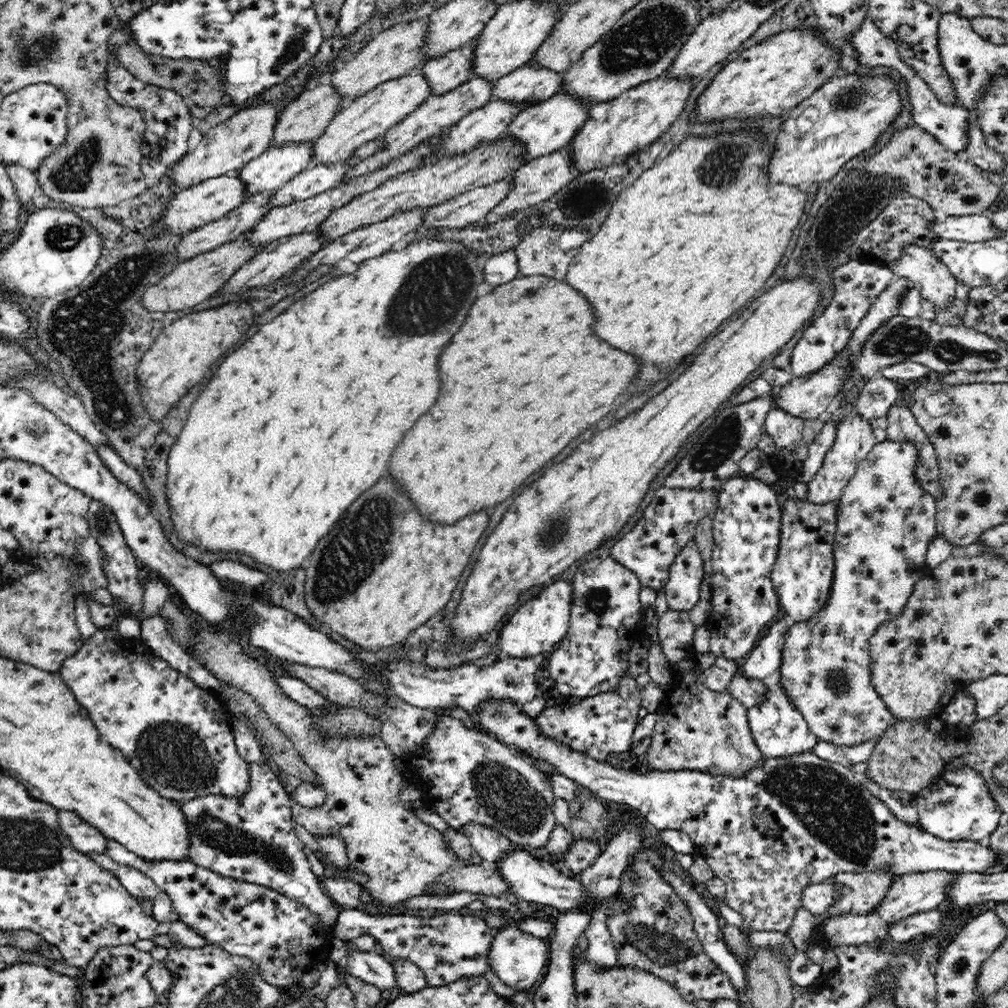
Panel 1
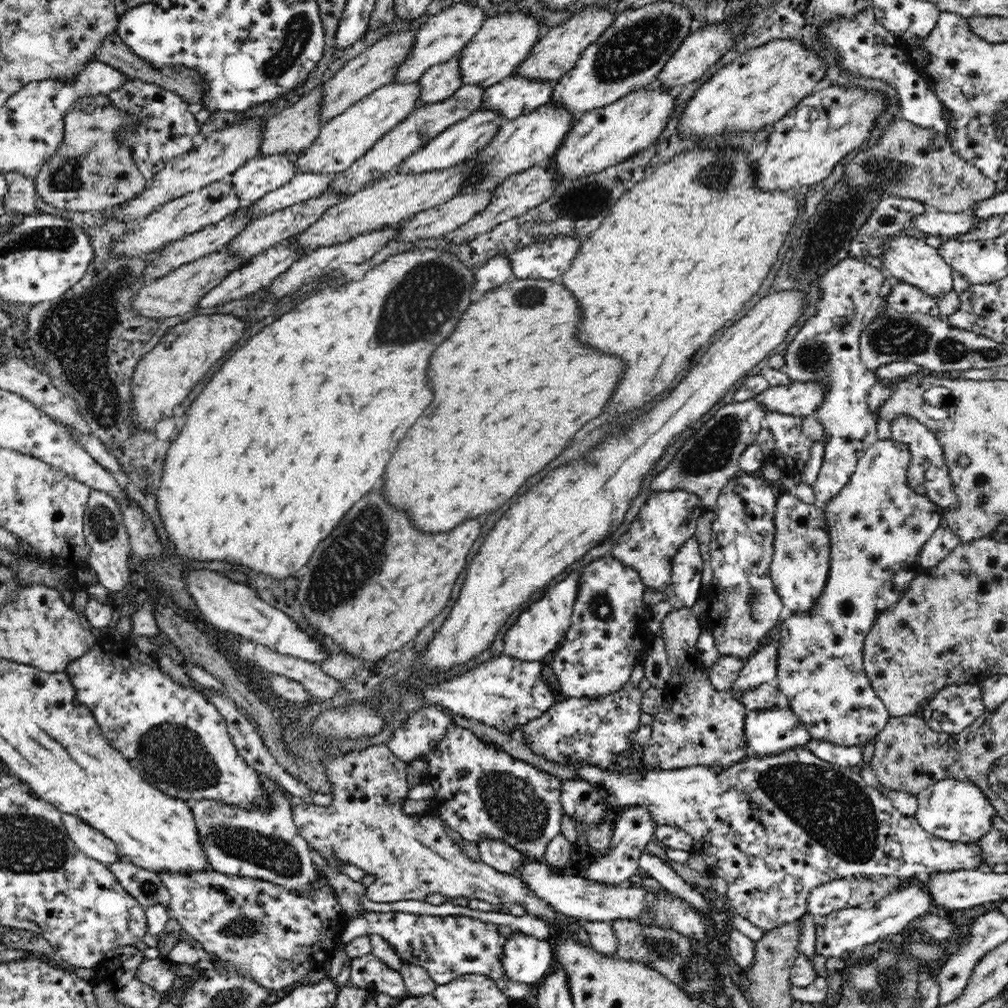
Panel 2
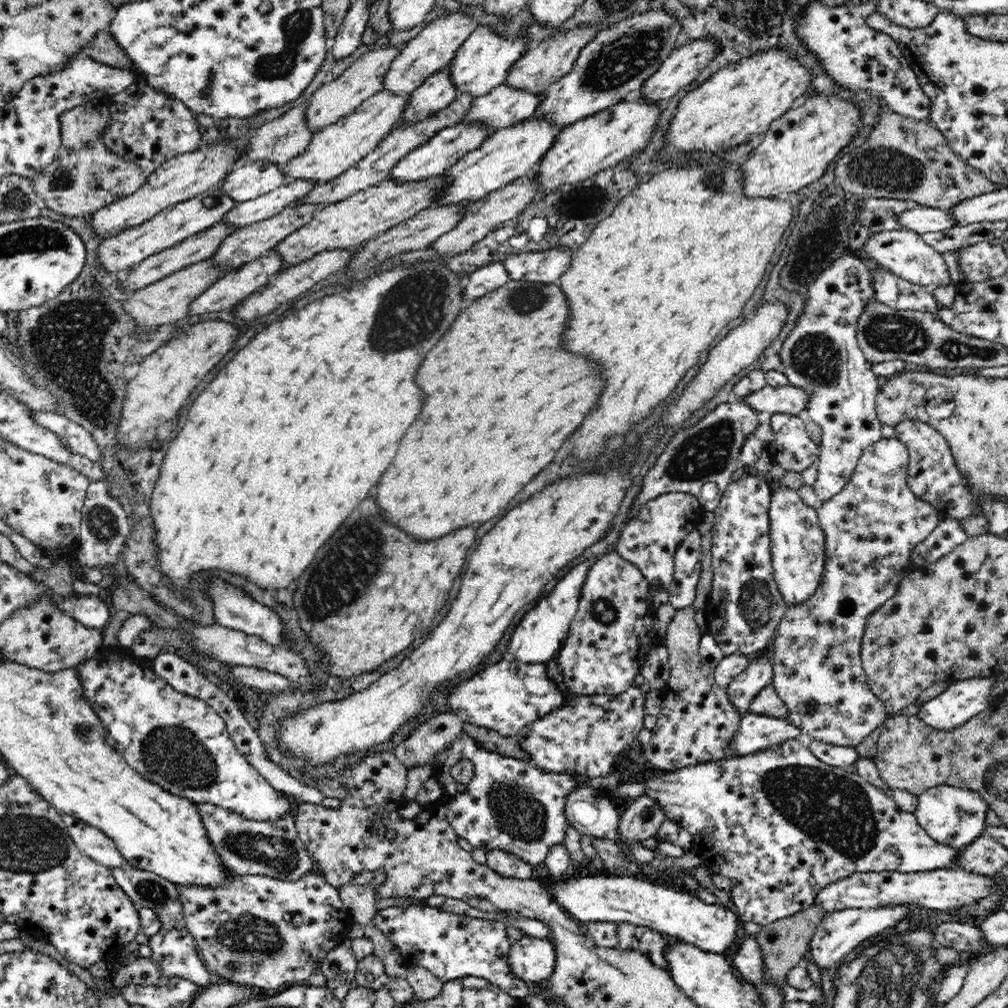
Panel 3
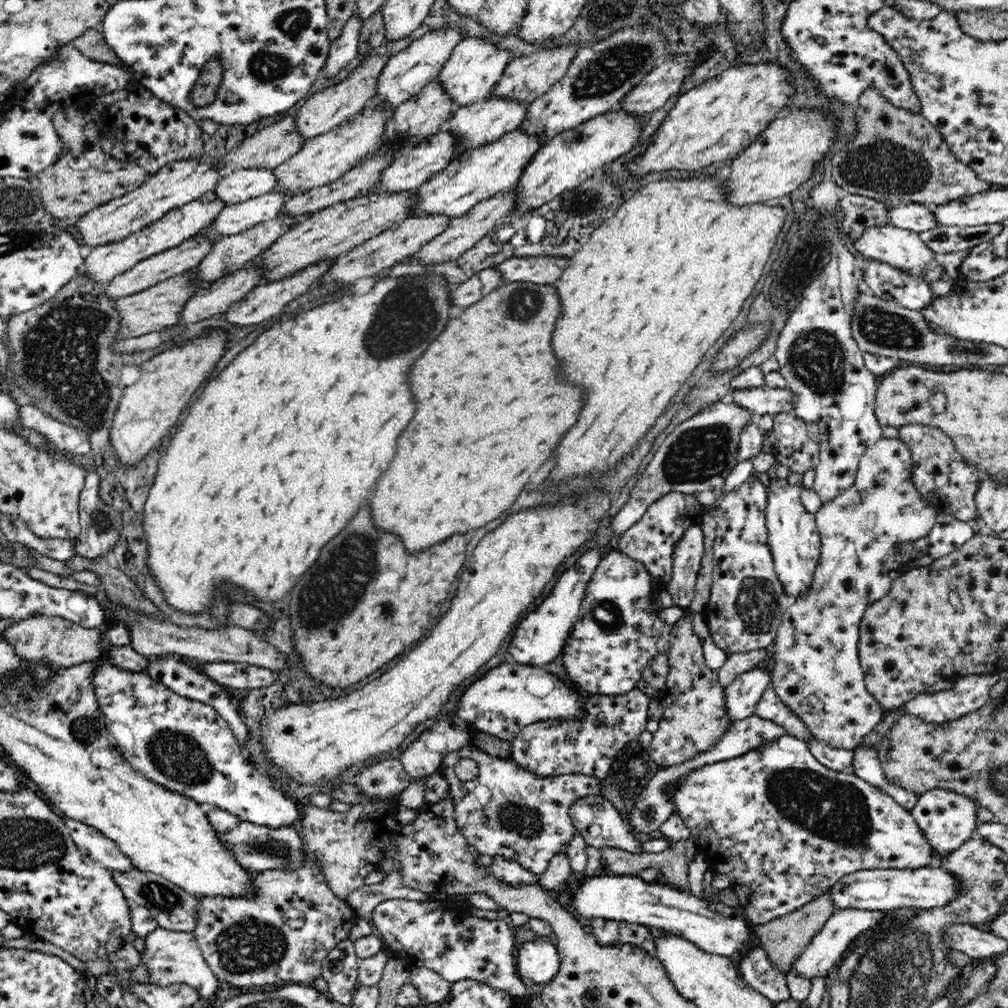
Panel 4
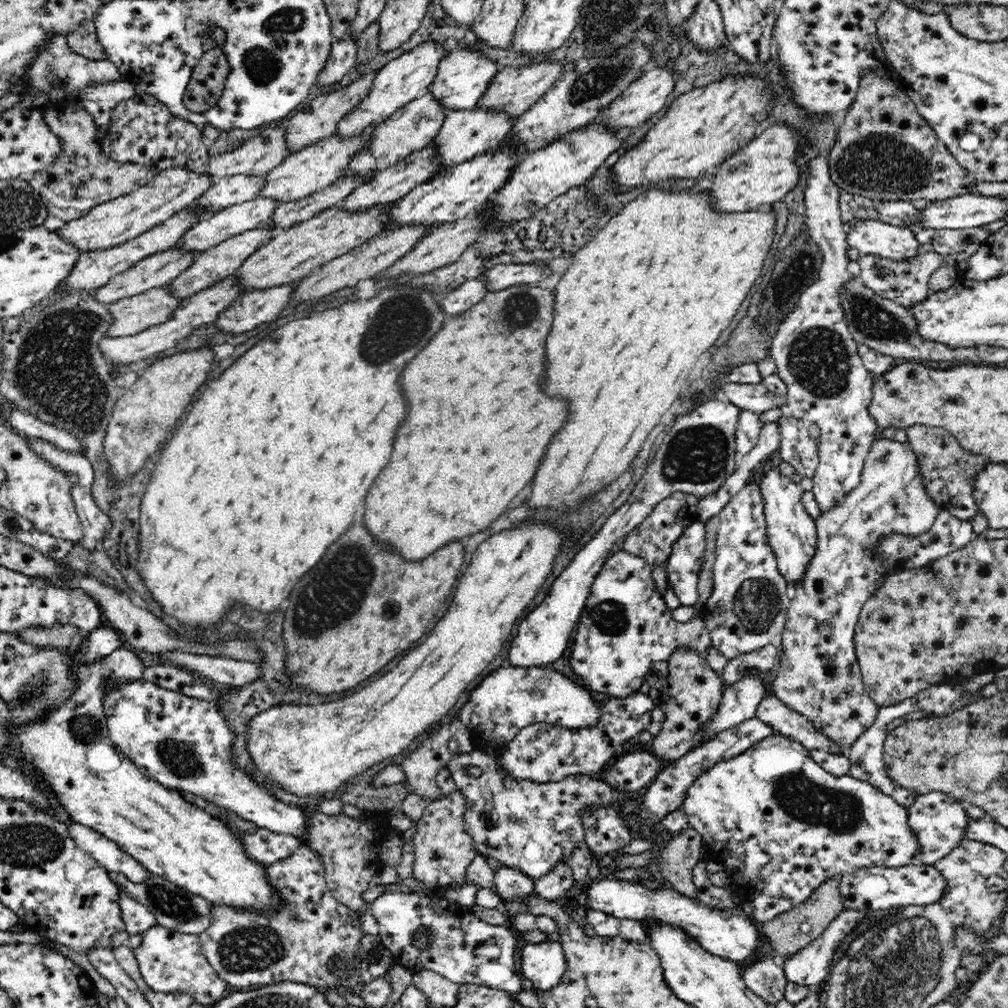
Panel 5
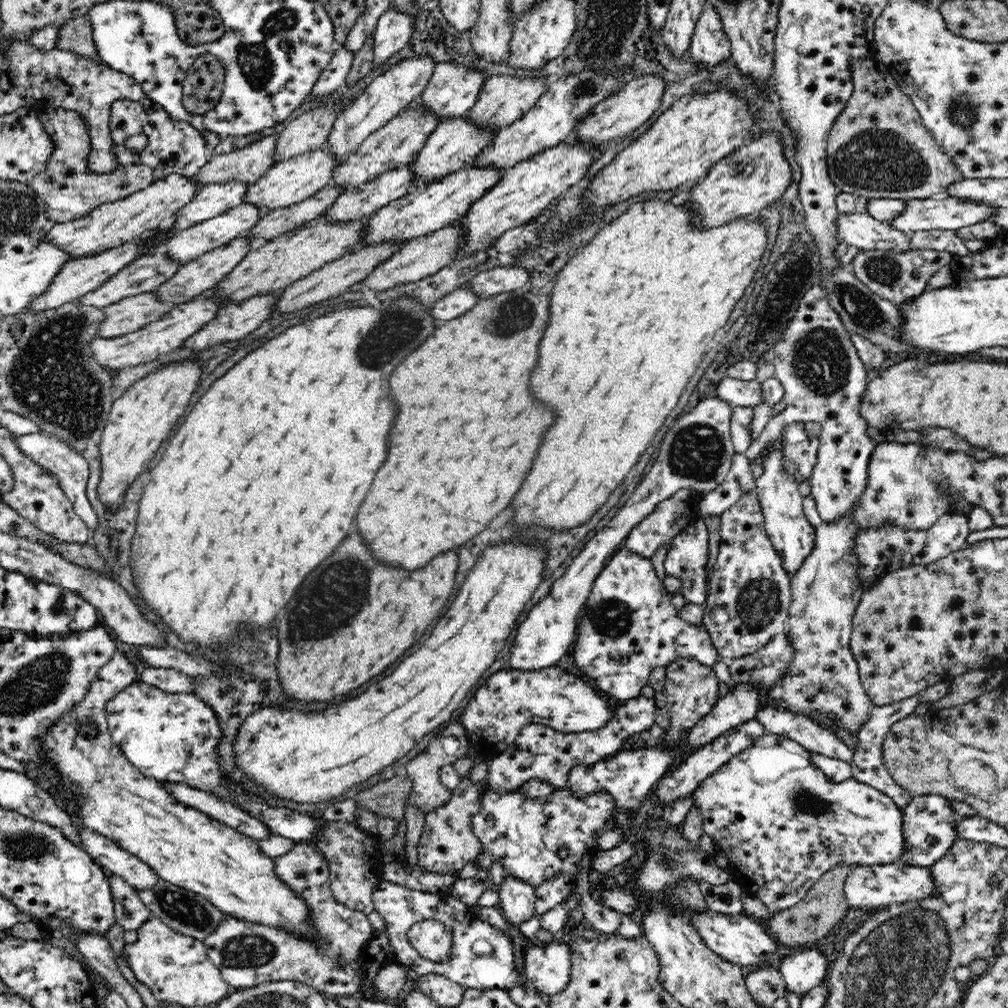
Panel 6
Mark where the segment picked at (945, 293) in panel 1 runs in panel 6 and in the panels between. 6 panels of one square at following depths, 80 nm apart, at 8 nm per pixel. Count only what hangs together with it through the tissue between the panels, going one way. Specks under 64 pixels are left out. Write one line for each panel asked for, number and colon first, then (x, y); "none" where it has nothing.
2: (912, 260)
3: (904, 252)
4: (903, 249)
5: (869, 236)
6: (861, 230)

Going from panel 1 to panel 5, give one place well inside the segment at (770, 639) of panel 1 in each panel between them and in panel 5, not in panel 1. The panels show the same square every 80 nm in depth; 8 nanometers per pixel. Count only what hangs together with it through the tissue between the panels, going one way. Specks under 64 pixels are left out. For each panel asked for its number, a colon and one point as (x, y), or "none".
2: (759, 668)
3: (744, 686)
4: (741, 695)
5: (739, 702)

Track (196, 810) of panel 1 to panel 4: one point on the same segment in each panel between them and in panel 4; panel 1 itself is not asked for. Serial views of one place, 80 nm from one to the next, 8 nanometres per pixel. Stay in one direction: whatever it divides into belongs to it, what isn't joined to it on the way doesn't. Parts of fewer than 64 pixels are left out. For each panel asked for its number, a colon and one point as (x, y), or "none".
2: (264, 843)
3: (266, 847)
4: (256, 848)

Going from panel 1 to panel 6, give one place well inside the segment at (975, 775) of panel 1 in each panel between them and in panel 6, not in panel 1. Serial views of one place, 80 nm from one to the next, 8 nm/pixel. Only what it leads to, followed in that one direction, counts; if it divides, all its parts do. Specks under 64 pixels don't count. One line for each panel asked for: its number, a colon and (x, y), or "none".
2: (953, 809)
3: (955, 815)
4: (948, 819)
5: (940, 821)
6: (929, 823)

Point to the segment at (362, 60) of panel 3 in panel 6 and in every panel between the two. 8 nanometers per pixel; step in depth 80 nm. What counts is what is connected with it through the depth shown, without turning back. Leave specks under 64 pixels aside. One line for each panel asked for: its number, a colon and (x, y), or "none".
4: (334, 105)
5: (320, 119)
6: (309, 132)

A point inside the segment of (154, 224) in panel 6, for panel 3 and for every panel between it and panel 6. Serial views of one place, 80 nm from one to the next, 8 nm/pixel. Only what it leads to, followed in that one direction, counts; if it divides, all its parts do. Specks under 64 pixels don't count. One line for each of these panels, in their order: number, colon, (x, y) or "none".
3: (185, 175)
4: (177, 183)
5: (109, 224)

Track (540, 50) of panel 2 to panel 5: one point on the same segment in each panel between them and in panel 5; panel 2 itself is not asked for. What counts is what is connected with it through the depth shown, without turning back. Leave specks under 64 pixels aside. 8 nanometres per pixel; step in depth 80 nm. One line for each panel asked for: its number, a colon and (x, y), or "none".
3: (535, 71)
4: (527, 78)
5: (515, 90)

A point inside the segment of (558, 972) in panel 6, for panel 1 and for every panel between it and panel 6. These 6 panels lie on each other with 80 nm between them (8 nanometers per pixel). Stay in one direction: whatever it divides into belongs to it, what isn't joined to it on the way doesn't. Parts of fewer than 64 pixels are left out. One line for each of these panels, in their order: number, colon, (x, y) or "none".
1: (517, 958)
2: (525, 959)
3: (529, 958)
4: (538, 960)
5: (543, 964)

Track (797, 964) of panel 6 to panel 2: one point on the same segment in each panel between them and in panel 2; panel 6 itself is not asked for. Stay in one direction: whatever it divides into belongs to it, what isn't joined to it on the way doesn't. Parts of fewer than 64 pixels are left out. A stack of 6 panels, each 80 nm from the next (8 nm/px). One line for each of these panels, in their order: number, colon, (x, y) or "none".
2: (846, 929)
3: (838, 933)
4: (827, 947)
5: (809, 966)

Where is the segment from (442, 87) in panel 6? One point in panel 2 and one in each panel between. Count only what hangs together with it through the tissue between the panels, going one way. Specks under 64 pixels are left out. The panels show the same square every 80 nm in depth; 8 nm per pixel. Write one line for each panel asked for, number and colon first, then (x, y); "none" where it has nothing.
2: (503, 42)
3: (484, 61)
4: (475, 66)
5: (463, 76)

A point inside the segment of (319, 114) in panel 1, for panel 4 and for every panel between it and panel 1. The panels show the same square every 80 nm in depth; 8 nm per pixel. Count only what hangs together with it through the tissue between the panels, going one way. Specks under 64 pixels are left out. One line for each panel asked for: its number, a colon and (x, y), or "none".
2: (294, 129)
3: (280, 140)
4: (272, 146)

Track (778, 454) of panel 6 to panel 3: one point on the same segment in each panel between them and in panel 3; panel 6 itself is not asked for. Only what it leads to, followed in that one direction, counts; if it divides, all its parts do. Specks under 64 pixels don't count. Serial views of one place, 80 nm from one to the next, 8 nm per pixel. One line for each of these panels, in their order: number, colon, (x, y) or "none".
3: (798, 545)
4: (793, 537)
5: (790, 513)

